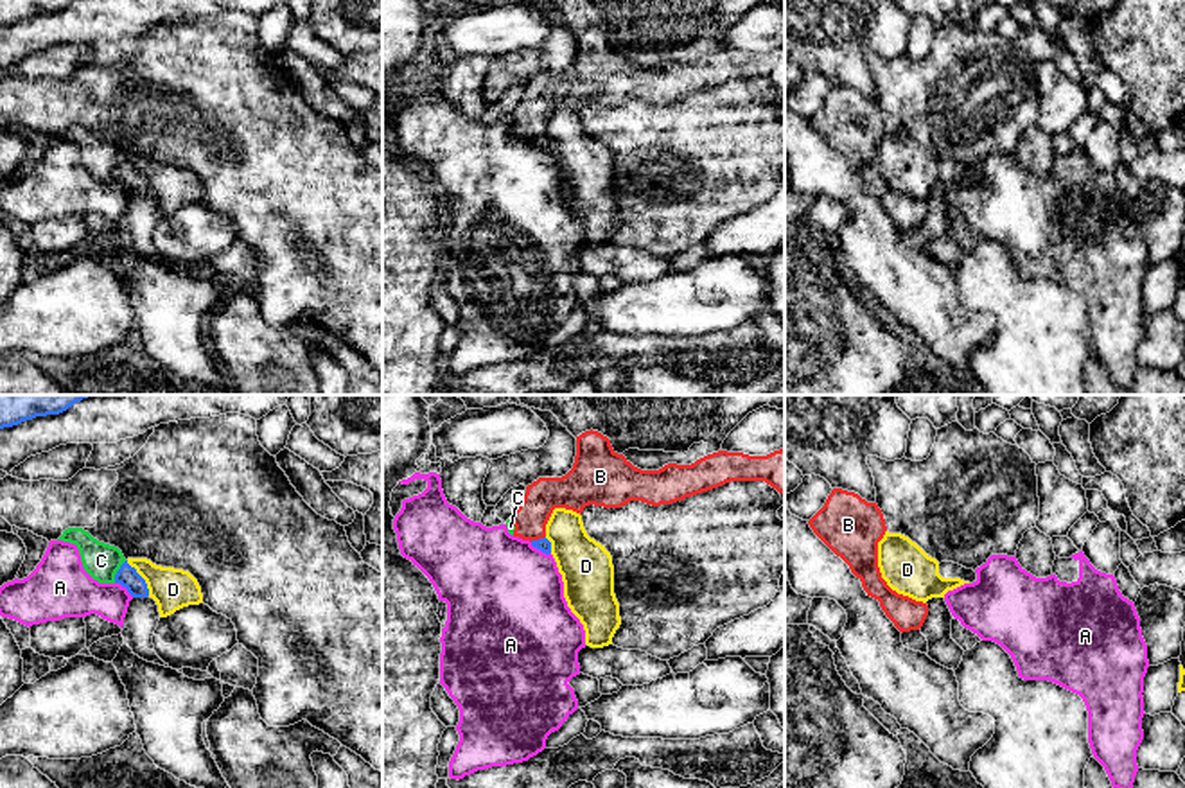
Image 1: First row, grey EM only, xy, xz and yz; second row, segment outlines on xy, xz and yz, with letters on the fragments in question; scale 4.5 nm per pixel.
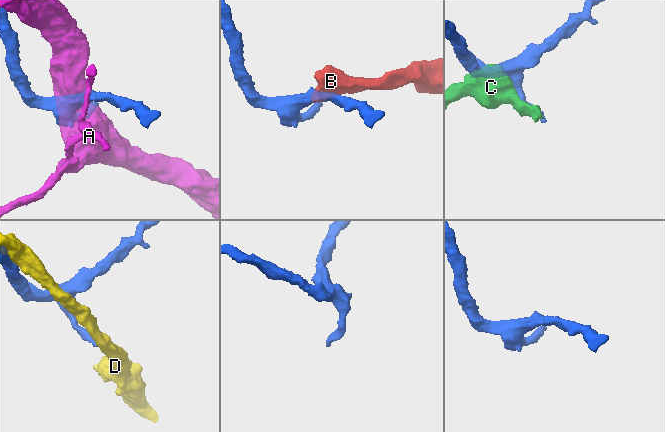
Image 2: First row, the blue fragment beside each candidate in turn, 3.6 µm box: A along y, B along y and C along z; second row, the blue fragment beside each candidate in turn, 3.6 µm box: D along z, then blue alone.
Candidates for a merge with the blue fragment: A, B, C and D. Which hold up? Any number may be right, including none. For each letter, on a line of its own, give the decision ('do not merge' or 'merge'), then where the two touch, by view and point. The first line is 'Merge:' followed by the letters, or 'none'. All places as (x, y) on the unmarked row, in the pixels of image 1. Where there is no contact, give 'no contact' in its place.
Merge: none
A: do not merge; contact xz (541, 148)
B: do not merge; contact xz (539, 137)
C: do not merge; contact xy (117, 169)
D: do not merge; contact xy (142, 176)

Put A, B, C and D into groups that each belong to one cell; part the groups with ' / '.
A / B C / D

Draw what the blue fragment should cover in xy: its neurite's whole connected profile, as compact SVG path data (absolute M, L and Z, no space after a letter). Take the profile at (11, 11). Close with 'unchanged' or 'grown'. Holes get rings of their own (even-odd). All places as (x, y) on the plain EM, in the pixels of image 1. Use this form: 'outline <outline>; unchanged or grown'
outline M0 0L0 27L18 23L36 14L59 13L75 0Z; unchanged

